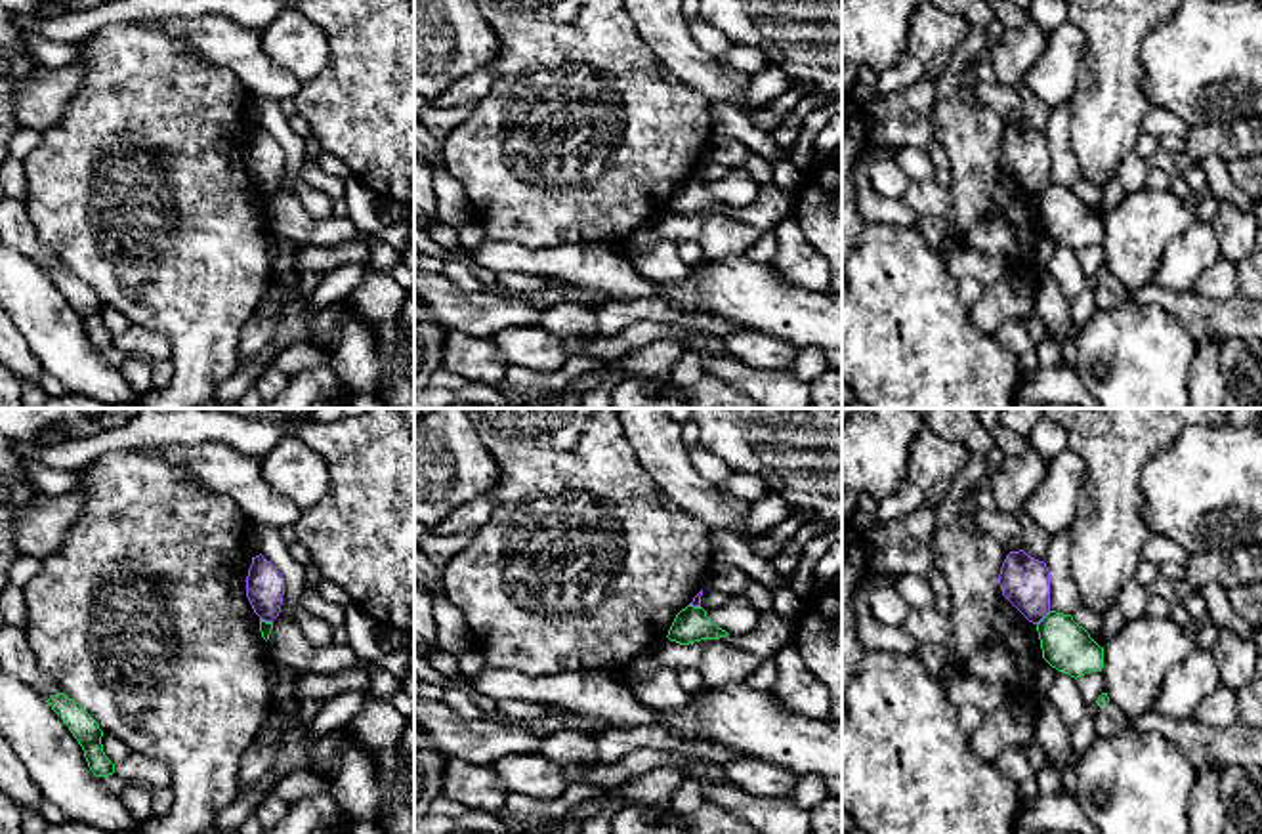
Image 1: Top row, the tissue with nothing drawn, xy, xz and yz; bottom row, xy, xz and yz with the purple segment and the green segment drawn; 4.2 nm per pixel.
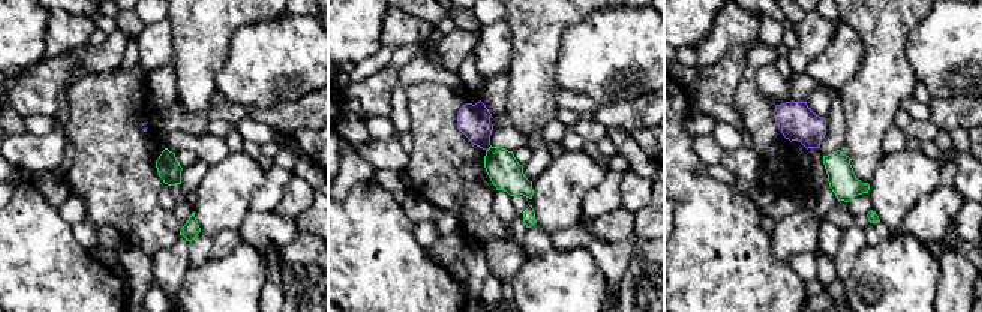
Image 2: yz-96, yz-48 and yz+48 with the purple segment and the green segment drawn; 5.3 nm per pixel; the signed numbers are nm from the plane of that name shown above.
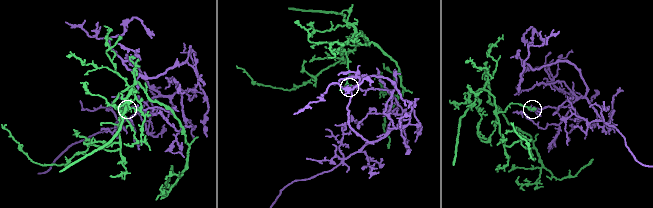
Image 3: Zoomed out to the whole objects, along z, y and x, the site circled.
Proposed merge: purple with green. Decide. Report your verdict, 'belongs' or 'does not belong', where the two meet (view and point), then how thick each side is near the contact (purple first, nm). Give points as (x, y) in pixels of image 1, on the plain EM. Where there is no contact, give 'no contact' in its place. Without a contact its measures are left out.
does not belong; contact yz (1043, 189); calibres 200 and 200 nm

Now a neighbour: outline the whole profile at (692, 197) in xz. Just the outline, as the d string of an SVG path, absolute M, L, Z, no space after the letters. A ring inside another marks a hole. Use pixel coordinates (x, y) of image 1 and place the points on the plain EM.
M687 177L676 187L666 210L680 218L689 218L701 212L720 212L726 208L729 206L718 200L706 189L706 183L703 179Z

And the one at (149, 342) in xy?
M132 324L124 334L115 338L115 347L126 353L143 353L151 359L172 359L172 344L164 334L153 328Z

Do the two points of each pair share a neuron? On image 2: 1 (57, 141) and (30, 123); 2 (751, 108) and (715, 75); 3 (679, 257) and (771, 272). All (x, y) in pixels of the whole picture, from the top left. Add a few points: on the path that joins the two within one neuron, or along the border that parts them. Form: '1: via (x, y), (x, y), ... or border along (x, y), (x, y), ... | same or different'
1: border along (56, 119), (56, 126), (48, 134), (27, 134) | different
2: border along (747, 59), (733, 96), (733, 108), (741, 123) | different
3: via (702, 272), (748, 272) | same

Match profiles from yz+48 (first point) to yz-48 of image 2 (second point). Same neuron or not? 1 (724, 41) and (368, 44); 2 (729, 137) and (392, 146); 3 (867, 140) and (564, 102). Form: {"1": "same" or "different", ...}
{"1": "different", "2": "different", "3": "different"}

